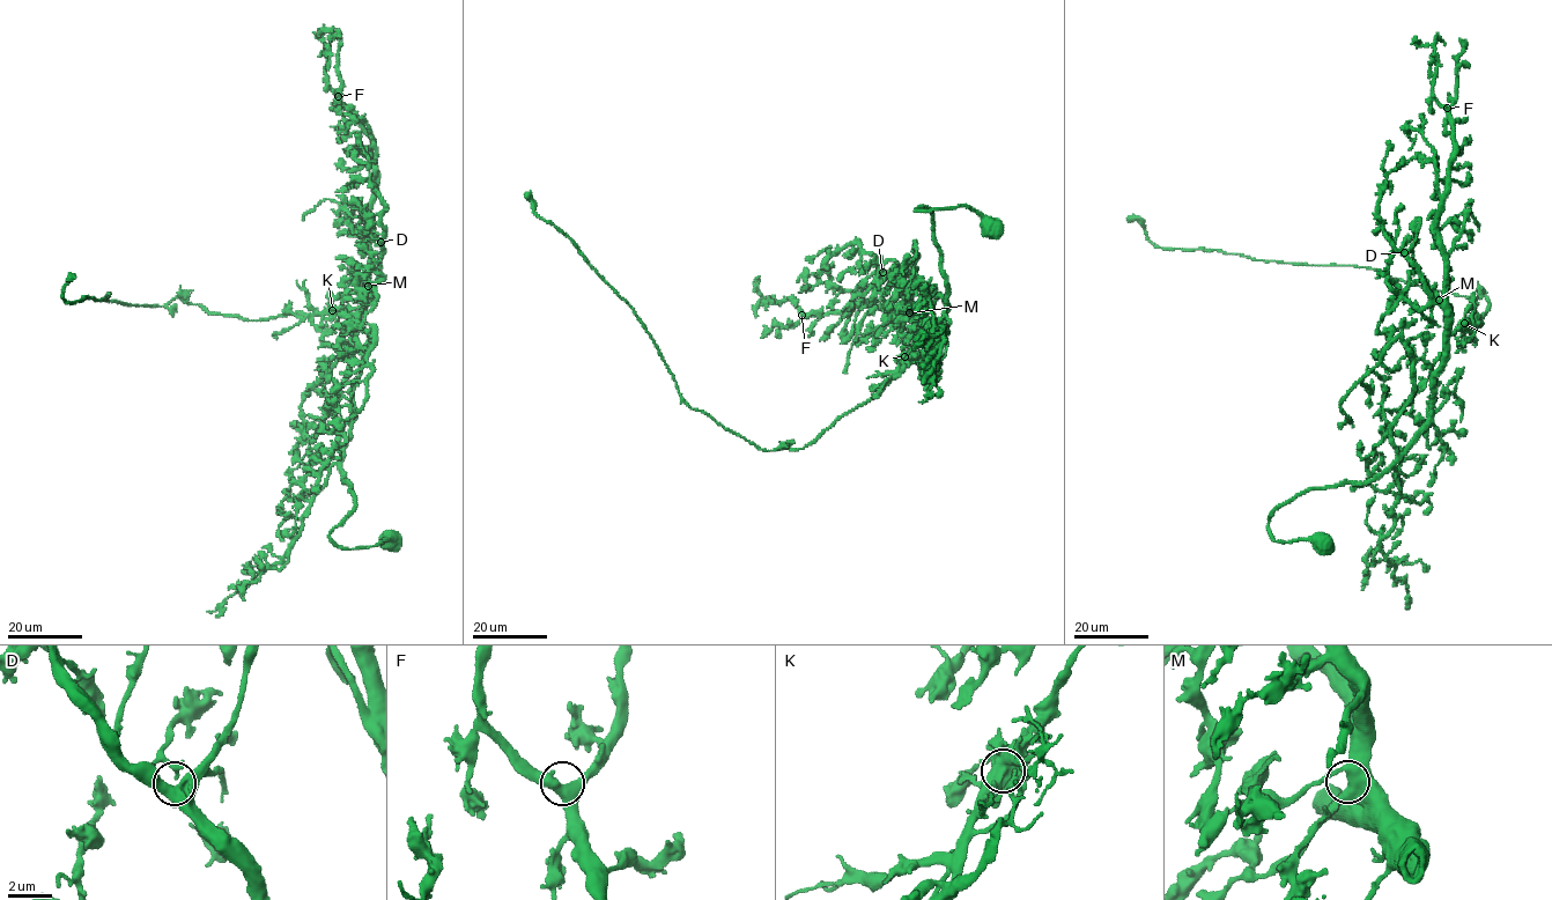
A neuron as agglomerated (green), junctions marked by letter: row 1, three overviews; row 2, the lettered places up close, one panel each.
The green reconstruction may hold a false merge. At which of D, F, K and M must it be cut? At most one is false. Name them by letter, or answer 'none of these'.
K

